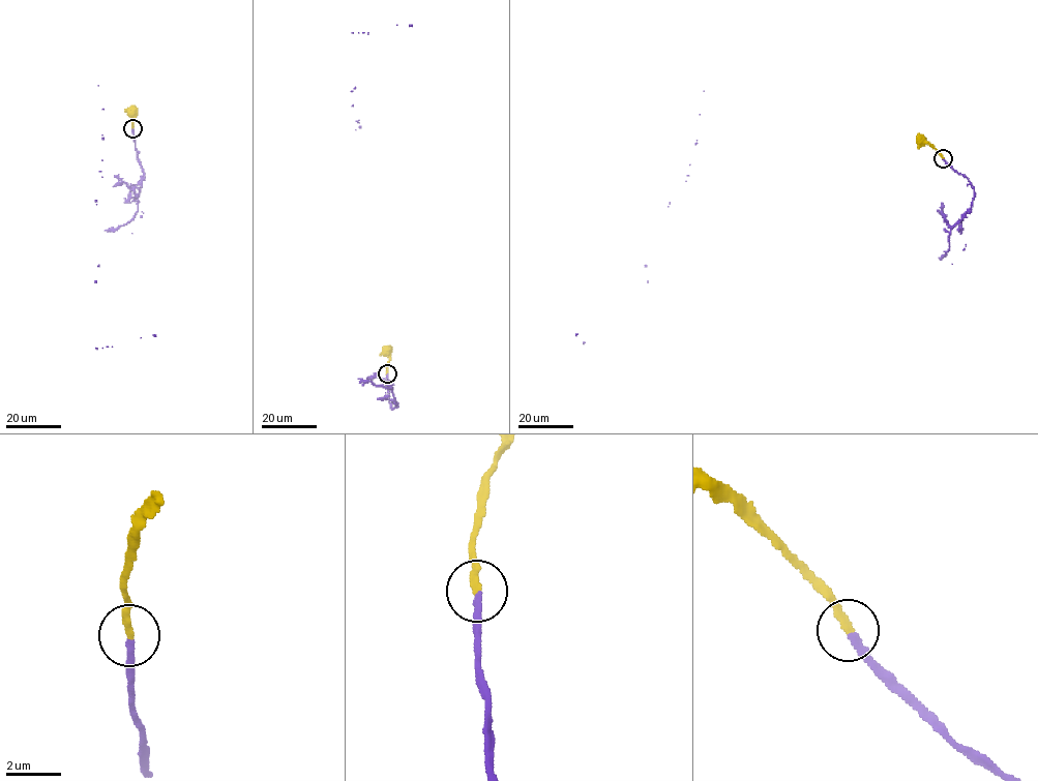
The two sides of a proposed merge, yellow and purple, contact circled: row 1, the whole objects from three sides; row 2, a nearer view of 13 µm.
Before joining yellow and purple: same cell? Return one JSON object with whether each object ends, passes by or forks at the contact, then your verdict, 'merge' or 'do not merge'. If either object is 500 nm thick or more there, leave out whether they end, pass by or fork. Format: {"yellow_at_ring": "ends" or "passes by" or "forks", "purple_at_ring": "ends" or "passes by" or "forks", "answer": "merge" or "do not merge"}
{"yellow_at_ring": "ends", "purple_at_ring": "ends", "answer": "merge"}

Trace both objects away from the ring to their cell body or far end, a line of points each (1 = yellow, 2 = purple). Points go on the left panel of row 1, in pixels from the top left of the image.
1: (132, 128), (134, 112)
2: (132, 128), (144, 177), (137, 213), (116, 230), (108, 231), (155, 336)

